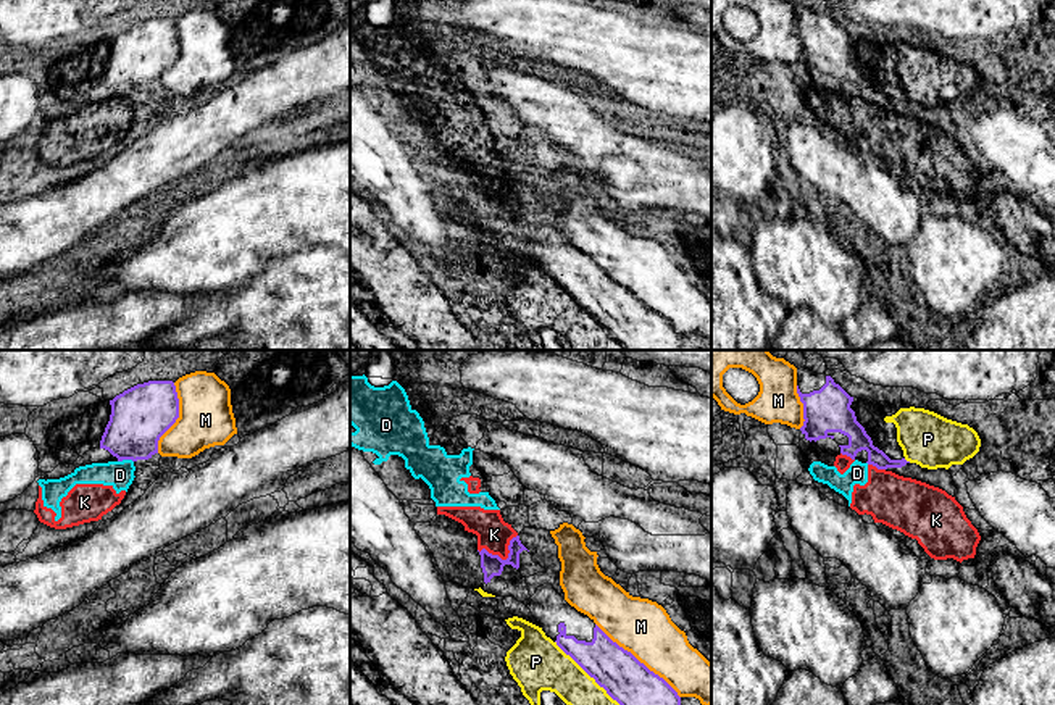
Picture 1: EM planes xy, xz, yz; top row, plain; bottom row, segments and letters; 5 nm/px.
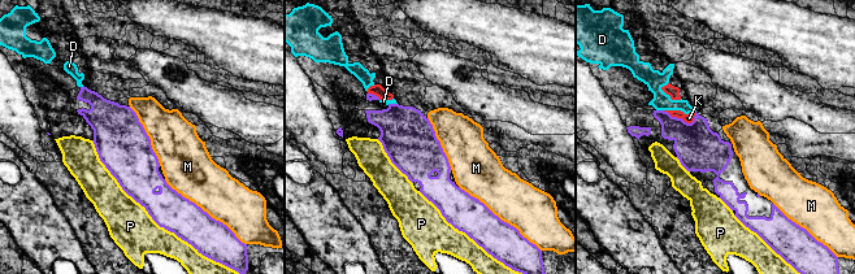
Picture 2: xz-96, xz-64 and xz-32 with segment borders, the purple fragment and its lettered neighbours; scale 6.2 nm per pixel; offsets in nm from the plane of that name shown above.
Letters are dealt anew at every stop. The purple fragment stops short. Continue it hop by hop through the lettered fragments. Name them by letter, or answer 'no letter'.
no letter

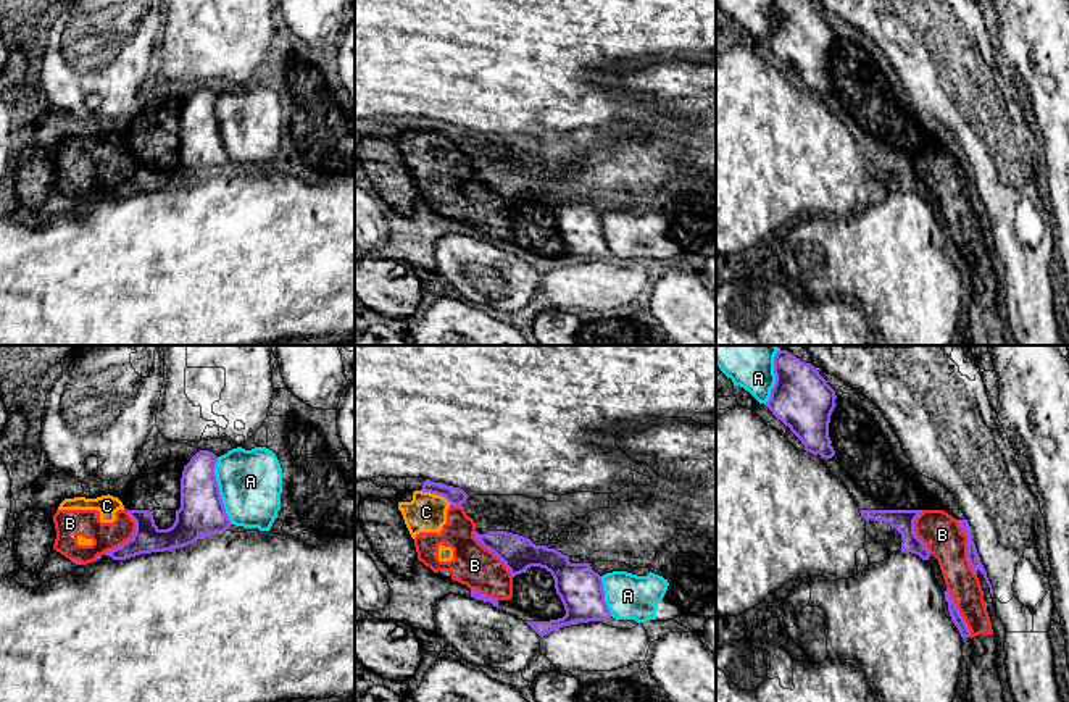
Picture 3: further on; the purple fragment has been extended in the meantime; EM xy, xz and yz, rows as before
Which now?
no letter

